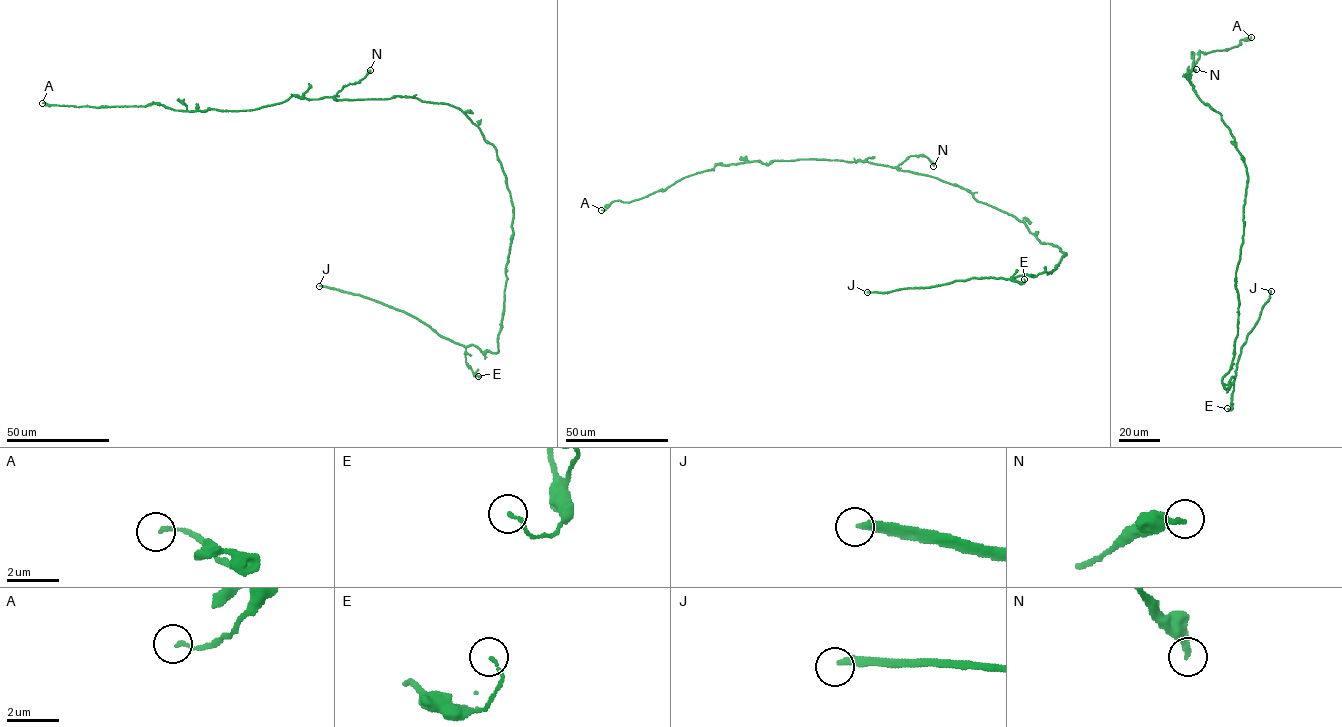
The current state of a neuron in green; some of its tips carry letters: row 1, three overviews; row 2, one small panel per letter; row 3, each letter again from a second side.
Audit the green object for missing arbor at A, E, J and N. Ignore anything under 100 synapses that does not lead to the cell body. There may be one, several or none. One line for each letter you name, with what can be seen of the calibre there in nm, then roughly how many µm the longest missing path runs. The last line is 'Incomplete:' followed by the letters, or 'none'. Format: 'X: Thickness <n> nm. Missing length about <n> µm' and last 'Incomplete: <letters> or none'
J: Thickness 280 nm. Missing length about 190 µm
Incomplete: J

